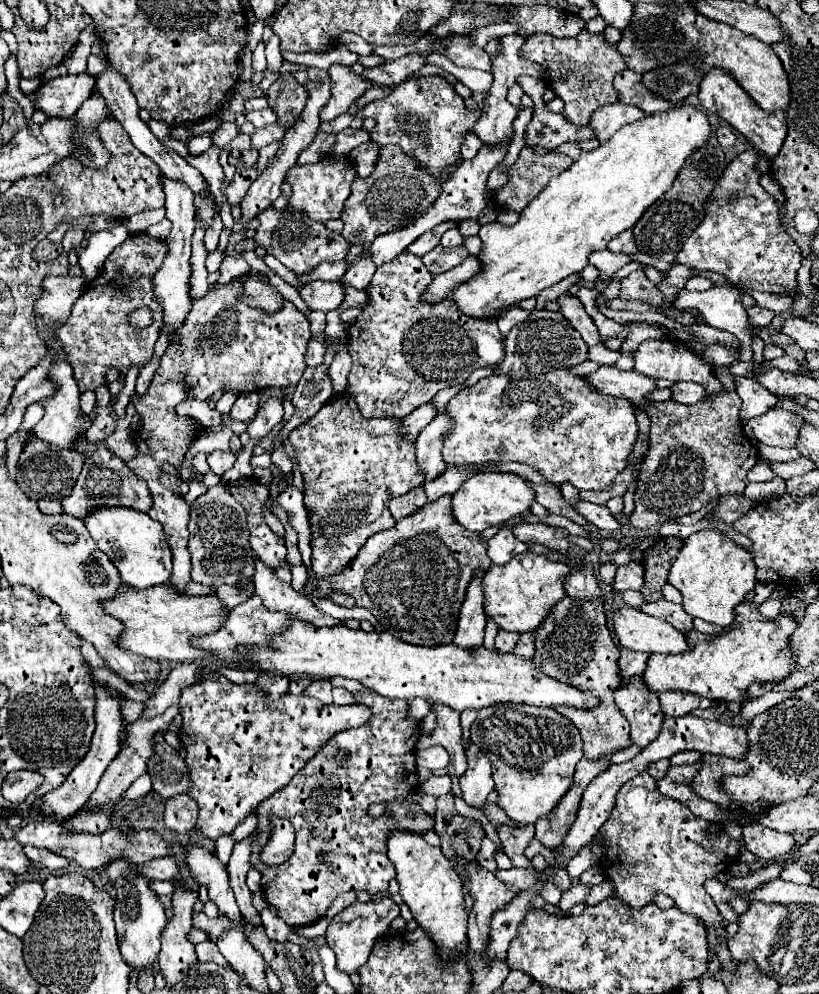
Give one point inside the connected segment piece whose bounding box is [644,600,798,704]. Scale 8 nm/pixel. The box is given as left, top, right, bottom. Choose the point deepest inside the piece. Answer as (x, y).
(752, 649)

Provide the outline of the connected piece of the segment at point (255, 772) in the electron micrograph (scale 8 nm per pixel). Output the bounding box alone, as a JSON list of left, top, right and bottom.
[180,672,372,840]

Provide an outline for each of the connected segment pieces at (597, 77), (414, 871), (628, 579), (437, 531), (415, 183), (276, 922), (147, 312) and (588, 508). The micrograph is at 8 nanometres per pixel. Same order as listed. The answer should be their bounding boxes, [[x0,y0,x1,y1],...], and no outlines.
[[520,30,626,126],[386,828,468,960],[612,562,644,592],[304,494,490,646],[340,144,464,246],[260,906,290,942],[128,306,152,330],[570,500,620,532]]

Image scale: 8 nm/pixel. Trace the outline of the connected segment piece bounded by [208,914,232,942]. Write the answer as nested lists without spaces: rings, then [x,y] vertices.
[[[220,914],[218,918],[214,918],[212,920],[212,932],[208,932],[208,936],[210,936],[210,940],[212,942],[216,942],[218,938],[222,938],[224,936],[224,932],[226,930],[230,930],[232,928],[232,922],[230,922],[230,918],[226,918],[224,914]]]

